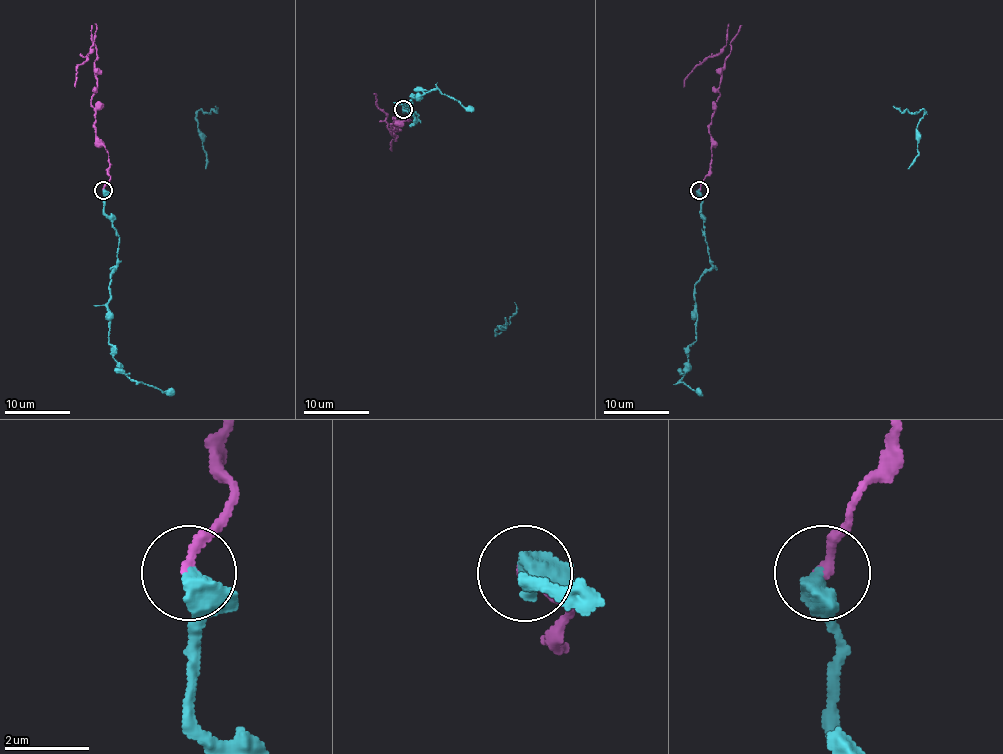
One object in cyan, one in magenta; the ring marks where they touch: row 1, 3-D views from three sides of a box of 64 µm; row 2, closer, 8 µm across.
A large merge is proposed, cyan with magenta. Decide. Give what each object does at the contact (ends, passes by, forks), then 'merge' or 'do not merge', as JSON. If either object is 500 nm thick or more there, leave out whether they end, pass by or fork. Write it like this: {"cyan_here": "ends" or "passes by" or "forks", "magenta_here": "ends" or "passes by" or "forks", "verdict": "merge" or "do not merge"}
{"verdict": "merge"}

